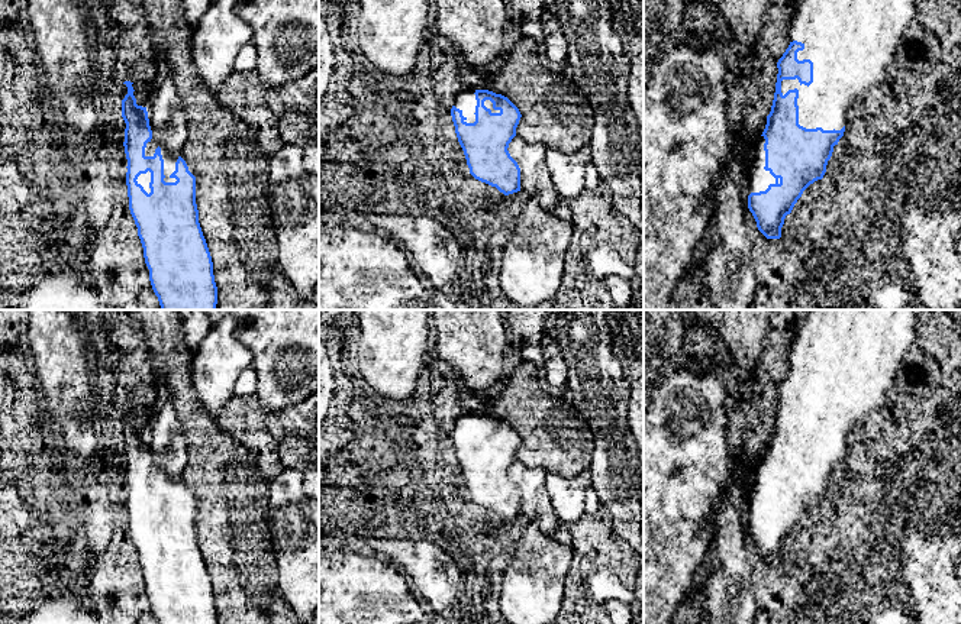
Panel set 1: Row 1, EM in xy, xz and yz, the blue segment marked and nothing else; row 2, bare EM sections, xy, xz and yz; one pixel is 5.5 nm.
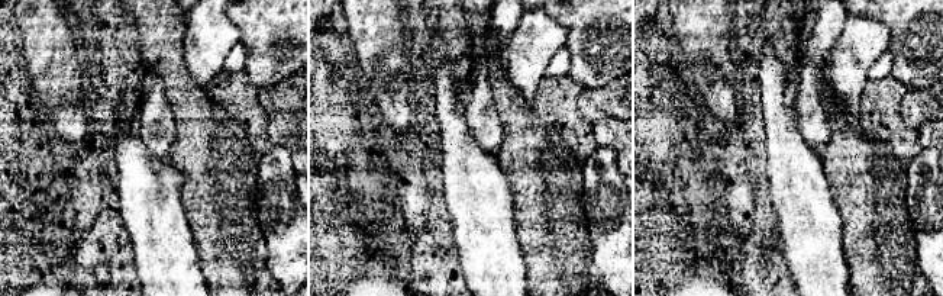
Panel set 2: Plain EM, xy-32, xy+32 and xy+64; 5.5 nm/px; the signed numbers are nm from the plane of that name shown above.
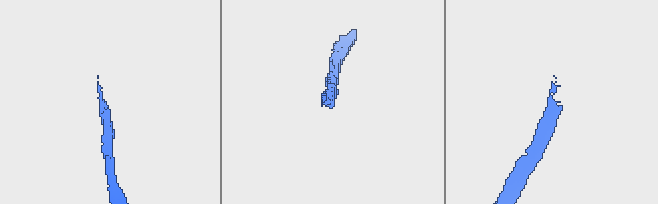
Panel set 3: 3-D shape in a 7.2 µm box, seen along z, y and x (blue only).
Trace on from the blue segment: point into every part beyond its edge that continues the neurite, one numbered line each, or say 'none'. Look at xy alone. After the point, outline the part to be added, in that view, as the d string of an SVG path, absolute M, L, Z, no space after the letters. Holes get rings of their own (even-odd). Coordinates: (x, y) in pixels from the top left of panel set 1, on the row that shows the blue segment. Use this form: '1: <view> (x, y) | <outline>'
1: xy (170, 159) | M152 135L152 139L146 143L145 156L154 156L155 149L157 149L158 146L161 148L161 155L162 155L162 159L164 159L164 175L165 175L164 181L165 181L165 182L175 182L177 180L175 180L175 178L171 178L170 175L175 171L175 162L177 162L178 156L175 156L175 155L167 152L167 151L159 145L159 142L155 139L154 135Z

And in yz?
1: yz (850, 42) | M797 0L789 38L790 42L797 41L804 45L804 49L797 52L797 59L813 62L813 83L807 87L797 78L783 80L781 93L784 96L789 90L799 90L799 125L806 129L841 130L846 125L854 103L868 88L881 83L884 69L896 58L915 13L916 0Z

